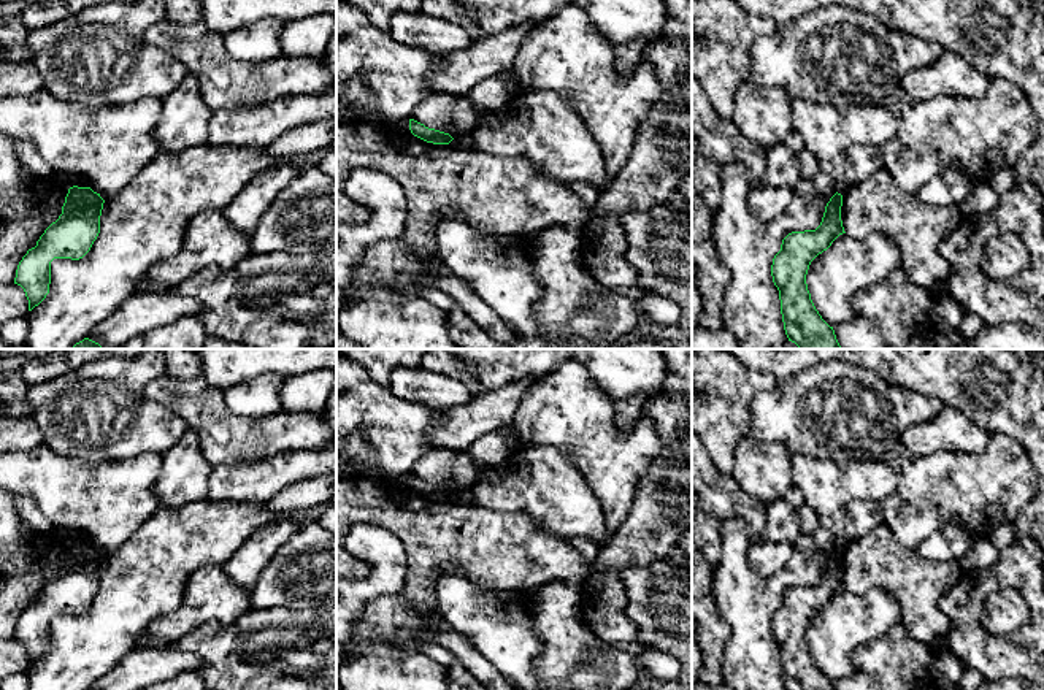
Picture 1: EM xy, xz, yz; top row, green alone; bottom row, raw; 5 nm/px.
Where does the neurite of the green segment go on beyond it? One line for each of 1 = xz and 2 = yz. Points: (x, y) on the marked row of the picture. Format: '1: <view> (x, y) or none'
1: none
2: none

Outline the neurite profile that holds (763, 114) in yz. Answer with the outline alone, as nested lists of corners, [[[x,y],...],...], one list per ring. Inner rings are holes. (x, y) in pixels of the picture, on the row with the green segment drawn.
[[[747,81],[735,92],[730,119],[750,143],[768,151],[793,132],[792,98],[782,87]]]

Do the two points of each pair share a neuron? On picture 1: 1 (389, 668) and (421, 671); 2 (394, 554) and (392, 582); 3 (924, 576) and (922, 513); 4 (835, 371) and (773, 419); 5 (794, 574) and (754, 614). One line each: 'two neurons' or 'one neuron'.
1: one neuron
2: one neuron
3: two neurons
4: one neuron
5: one neuron

